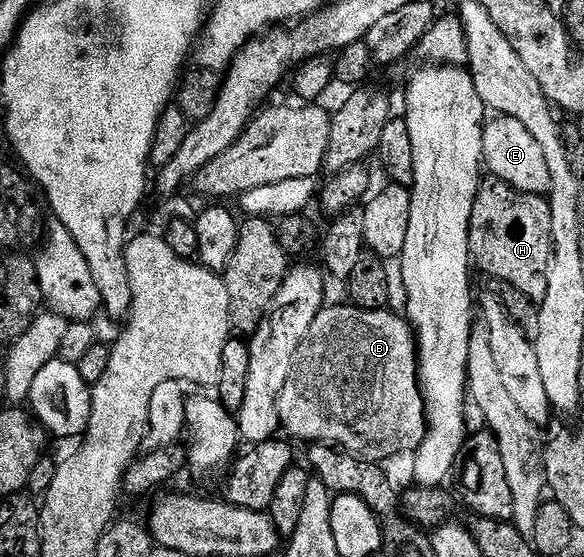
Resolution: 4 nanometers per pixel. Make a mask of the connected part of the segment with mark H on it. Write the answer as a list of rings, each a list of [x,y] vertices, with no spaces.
[[[482,178],[475,205],[471,209],[469,254],[472,262],[476,266],[478,263],[493,281],[509,283],[532,303],[540,305],[547,296],[549,262],[553,257],[552,219],[548,198],[545,195],[528,195],[526,191],[516,191],[502,179]]]

